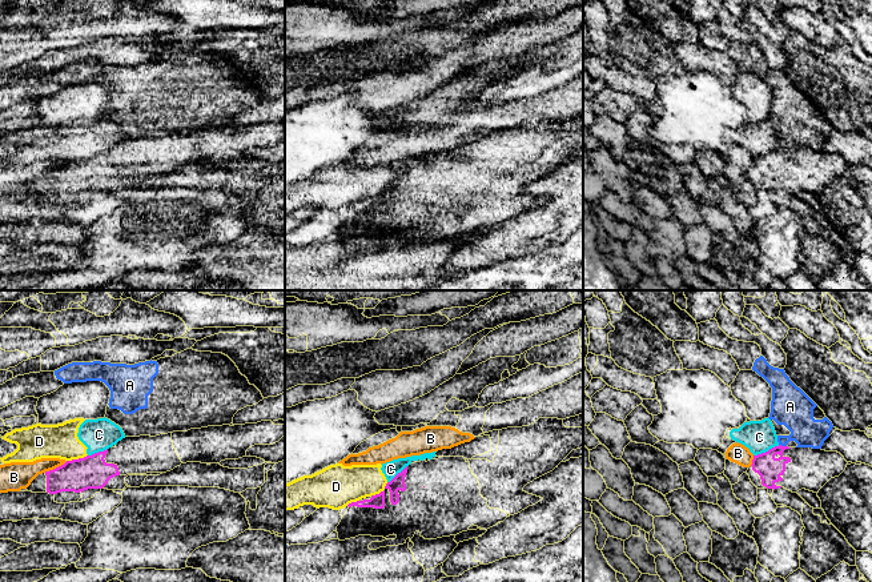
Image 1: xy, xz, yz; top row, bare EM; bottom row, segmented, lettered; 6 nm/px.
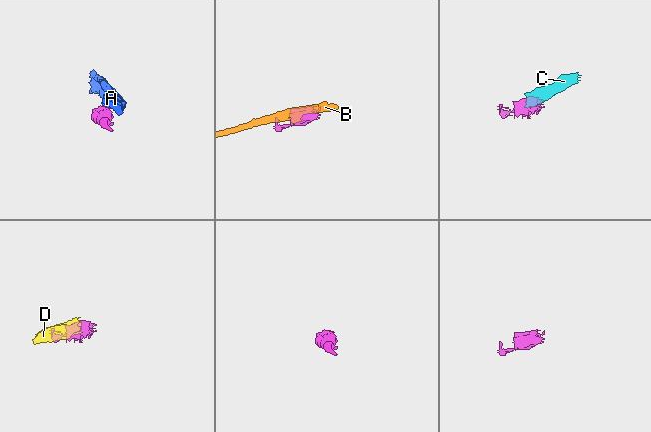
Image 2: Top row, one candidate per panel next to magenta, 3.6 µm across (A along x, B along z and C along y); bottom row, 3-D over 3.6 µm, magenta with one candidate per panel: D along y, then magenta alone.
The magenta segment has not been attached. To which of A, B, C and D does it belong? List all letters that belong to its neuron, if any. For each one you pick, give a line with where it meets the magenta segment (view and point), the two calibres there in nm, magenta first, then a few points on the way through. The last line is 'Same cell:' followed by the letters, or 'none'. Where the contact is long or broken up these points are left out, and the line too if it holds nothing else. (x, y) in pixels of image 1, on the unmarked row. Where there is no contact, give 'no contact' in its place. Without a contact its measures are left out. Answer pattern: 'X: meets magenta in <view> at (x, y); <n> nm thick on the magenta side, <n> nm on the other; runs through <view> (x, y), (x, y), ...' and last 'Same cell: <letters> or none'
Same cell: none

